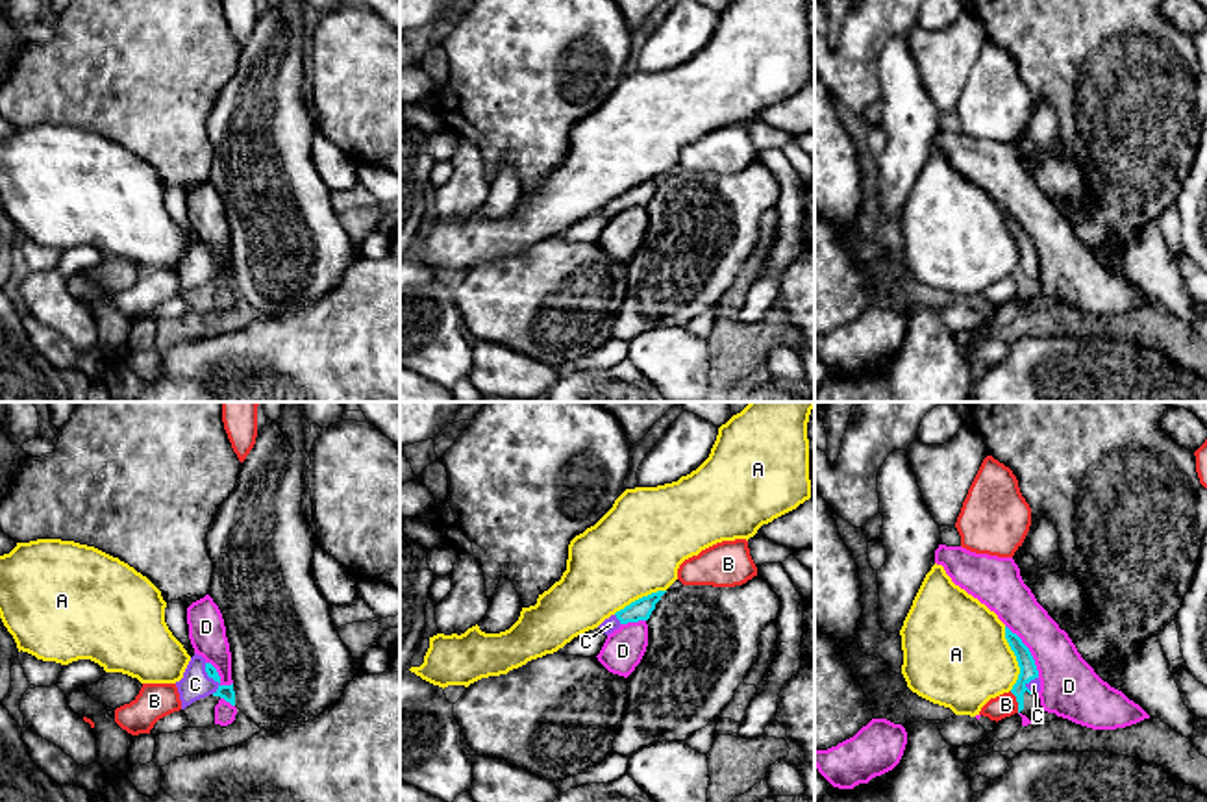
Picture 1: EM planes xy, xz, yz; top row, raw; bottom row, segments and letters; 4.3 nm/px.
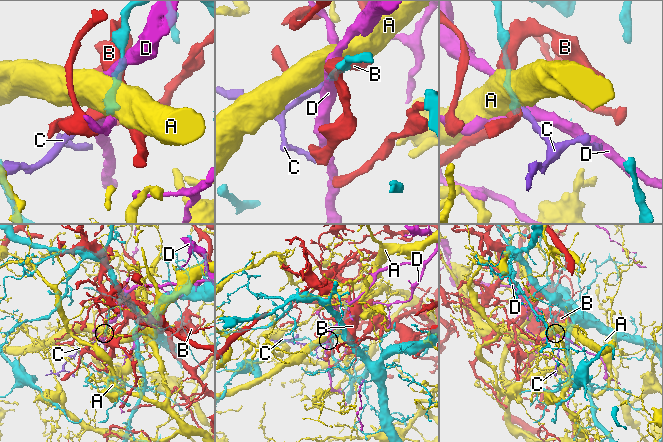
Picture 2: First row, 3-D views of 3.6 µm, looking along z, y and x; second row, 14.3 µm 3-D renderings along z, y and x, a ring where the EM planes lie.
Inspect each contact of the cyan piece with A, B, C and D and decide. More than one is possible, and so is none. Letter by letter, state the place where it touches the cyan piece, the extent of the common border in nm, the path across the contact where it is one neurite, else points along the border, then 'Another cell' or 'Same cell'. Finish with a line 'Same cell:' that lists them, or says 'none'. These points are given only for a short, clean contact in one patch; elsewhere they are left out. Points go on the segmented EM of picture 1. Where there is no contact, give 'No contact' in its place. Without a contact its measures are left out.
A: Touches cyan at yz (1017, 658). Shared border 280 nm. Another cell
B: Touches cyan at yz (1017, 701). Shared border 100 nm. Another cell
C: Touches cyan at xz (617, 617). Shared border 50 nm. Path across: xz (639, 610), (617, 617), (609, 625). Same cell
D: Touches cyan at yz (1028, 651). Shared border 280 nm. Another cell
Same cell: C

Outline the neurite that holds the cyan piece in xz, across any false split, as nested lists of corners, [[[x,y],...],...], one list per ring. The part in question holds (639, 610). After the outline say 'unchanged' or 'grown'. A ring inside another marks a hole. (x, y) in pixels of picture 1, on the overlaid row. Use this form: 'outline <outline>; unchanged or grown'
outline [[[657,591],[652,593],[648,596],[642,596],[635,602],[631,602],[629,606],[626,606],[624,609],[616,611],[615,615],[611,615],[609,619],[605,619],[598,628],[609,635],[615,630],[618,630],[622,624],[628,622],[639,622],[639,620],[648,620],[652,611],[655,609],[655,604],[661,600],[661,596],[666,591]]]; grown

